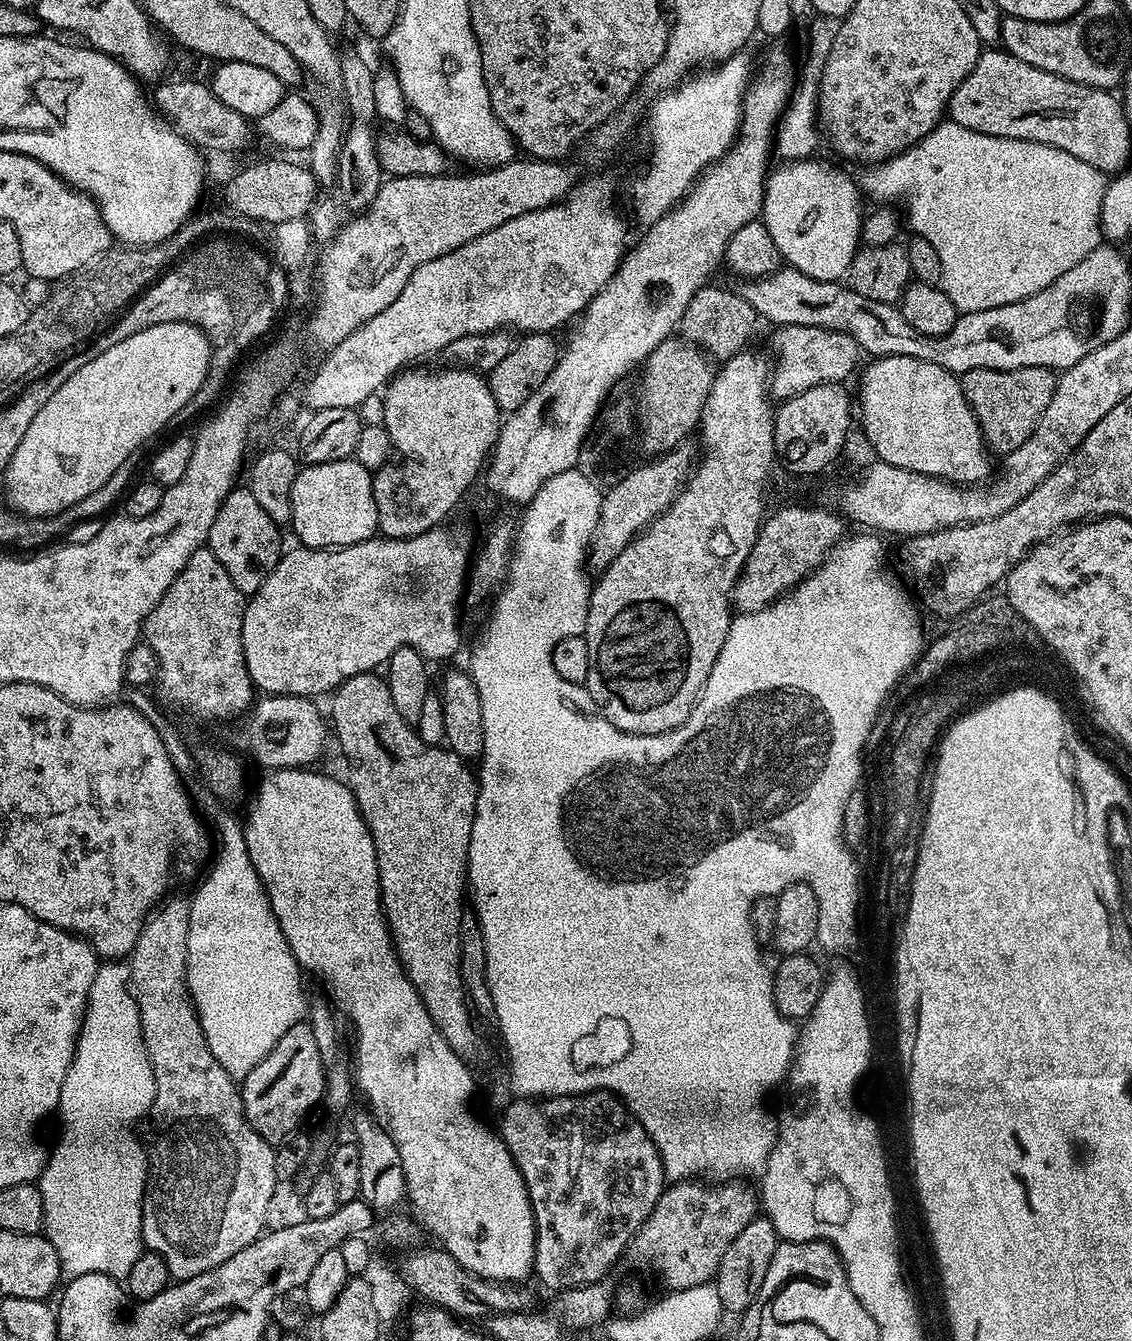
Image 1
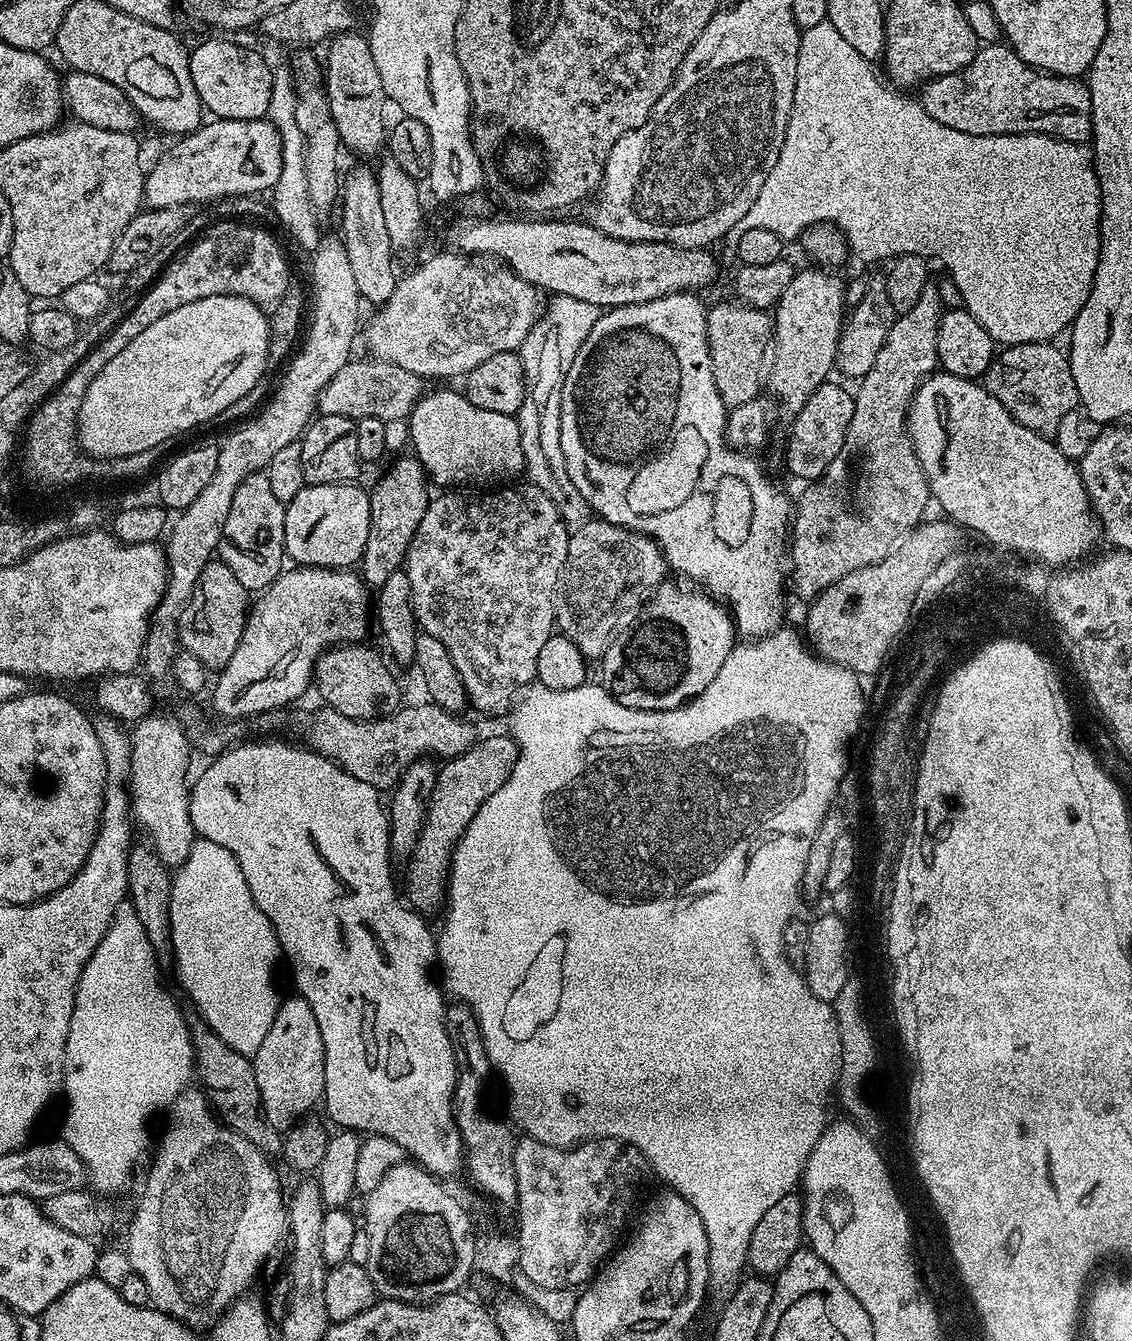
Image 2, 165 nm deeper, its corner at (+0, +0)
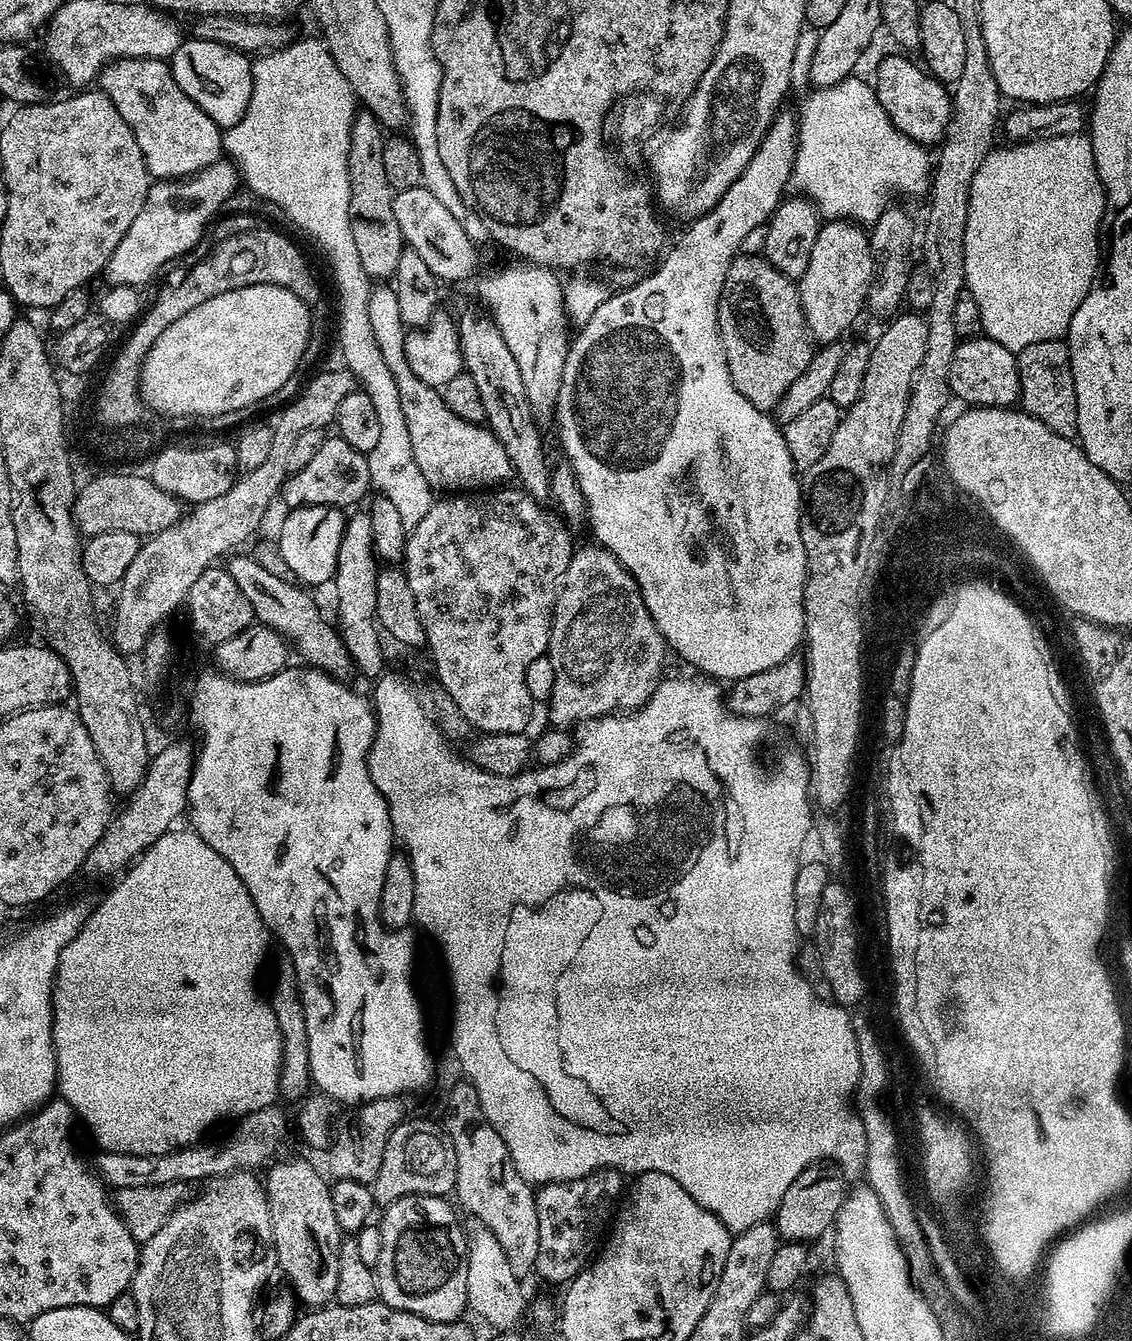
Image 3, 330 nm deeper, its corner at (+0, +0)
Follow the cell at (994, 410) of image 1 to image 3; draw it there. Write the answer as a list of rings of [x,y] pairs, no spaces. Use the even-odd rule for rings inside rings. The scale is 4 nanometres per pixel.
[[[1063,339],[1034,342],[1034,346],[1026,346],[1019,352],[1016,365],[1020,375],[1019,407],[1045,424],[1054,434],[1076,440],[1078,402],[1074,394],[1074,374],[1067,343]]]

